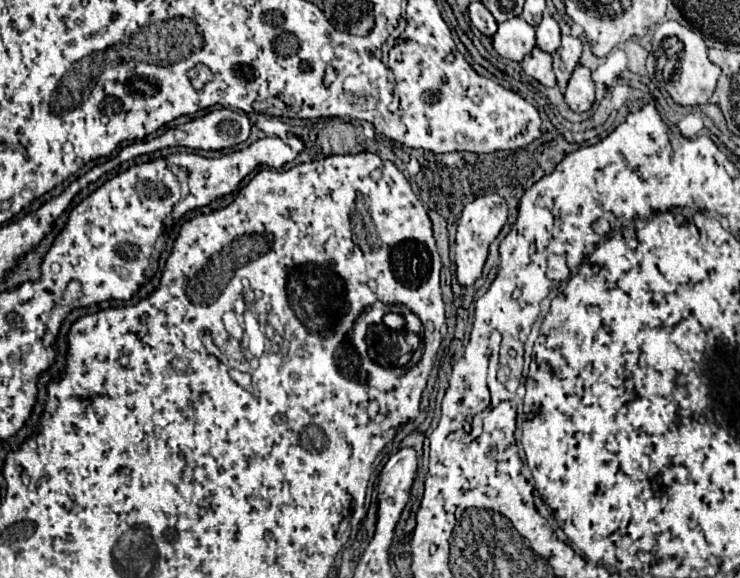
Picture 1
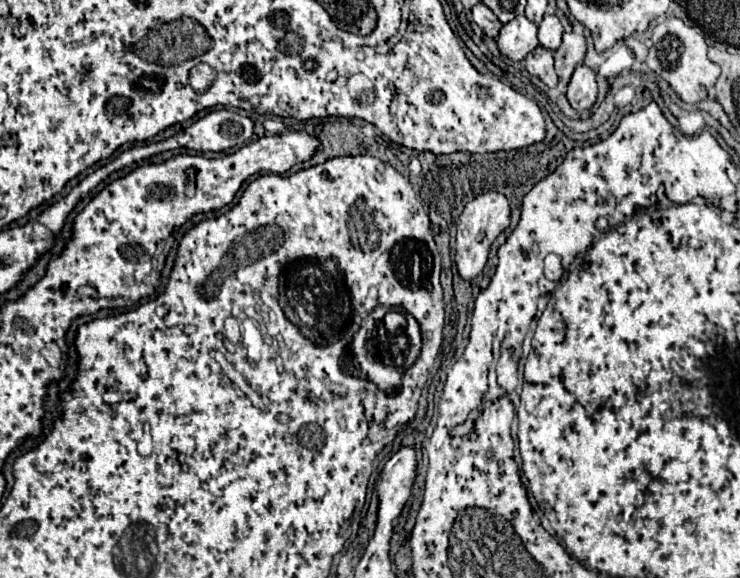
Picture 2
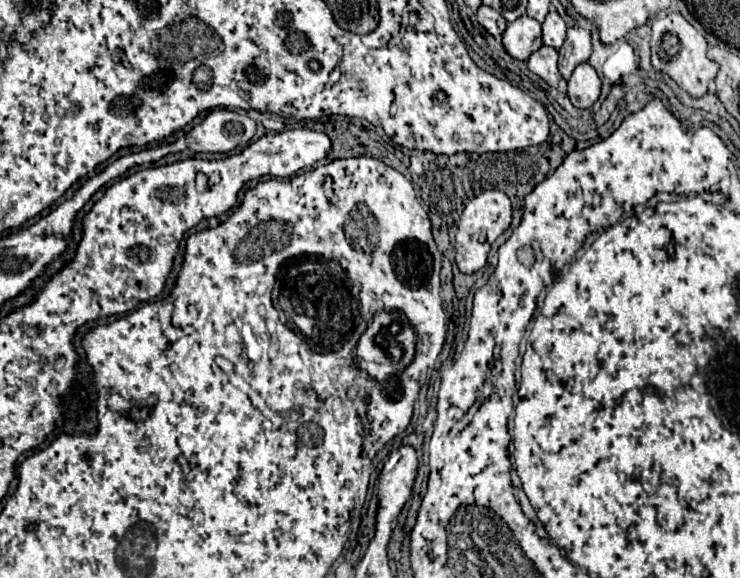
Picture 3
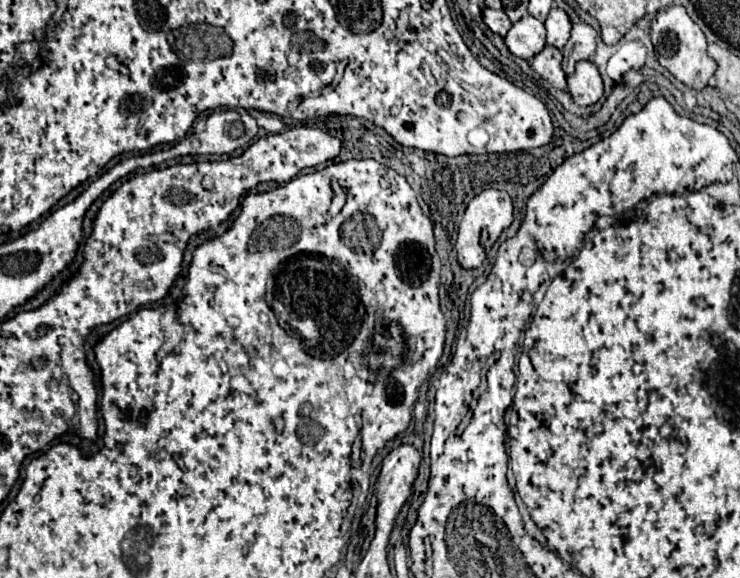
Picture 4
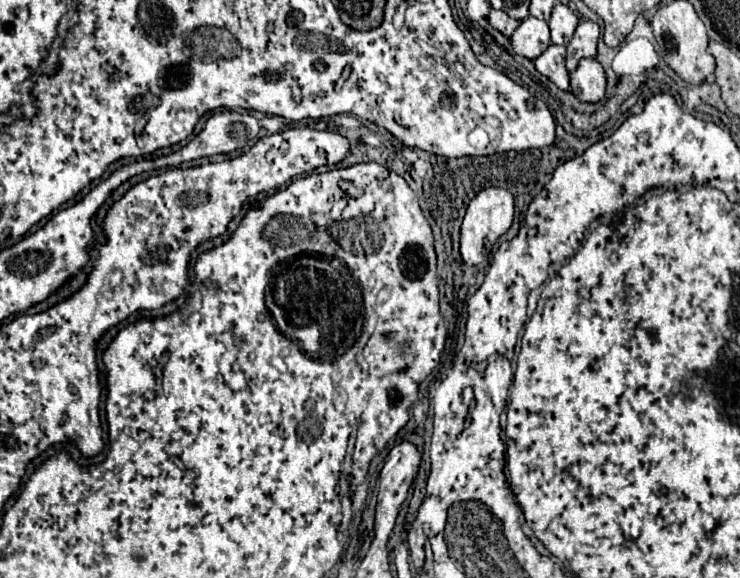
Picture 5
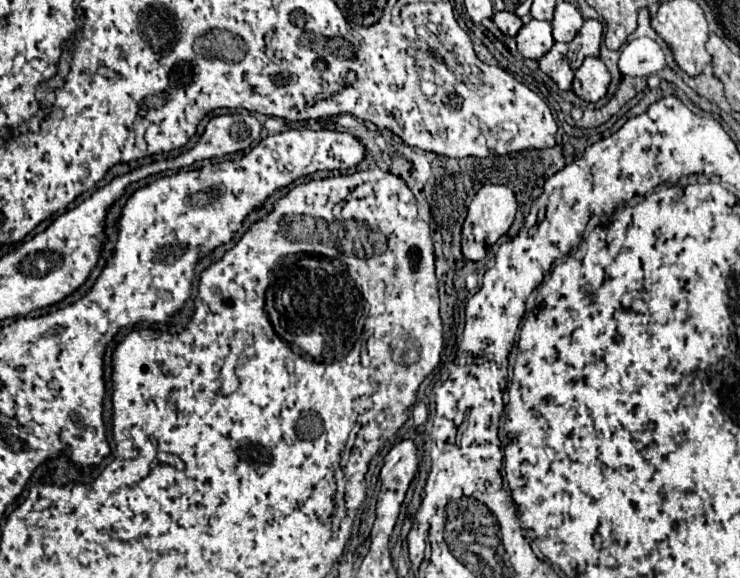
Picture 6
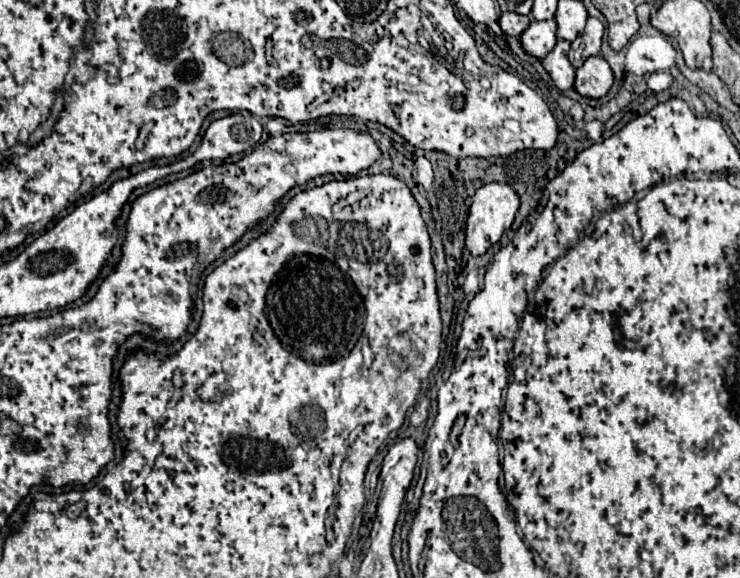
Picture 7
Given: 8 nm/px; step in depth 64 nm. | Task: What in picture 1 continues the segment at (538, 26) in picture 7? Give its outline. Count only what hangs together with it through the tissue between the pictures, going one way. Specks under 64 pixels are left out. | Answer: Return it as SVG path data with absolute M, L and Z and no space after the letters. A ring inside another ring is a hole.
M514 16L512 20L498 24L496 34L492 36L492 46L502 58L520 62L536 46L534 26L530 26L524 18Z

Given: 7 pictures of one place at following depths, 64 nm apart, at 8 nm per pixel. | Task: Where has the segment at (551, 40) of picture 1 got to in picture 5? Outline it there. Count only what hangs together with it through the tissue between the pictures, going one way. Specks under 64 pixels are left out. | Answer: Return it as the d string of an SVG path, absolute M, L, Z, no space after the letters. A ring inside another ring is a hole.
M556 4L556 8L552 8L552 18L548 26L550 26L552 44L568 44L578 26L578 18L572 14L568 6Z

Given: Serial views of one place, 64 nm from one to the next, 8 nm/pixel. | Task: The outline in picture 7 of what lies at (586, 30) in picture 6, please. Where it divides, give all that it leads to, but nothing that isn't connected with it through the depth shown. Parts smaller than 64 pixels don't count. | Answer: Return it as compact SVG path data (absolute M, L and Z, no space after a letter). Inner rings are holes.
M588 18L588 22L586 22L584 30L580 32L580 36L570 44L570 52L568 52L570 64L574 68L580 68L586 58L598 56L602 36L604 36L604 24L598 18Z

